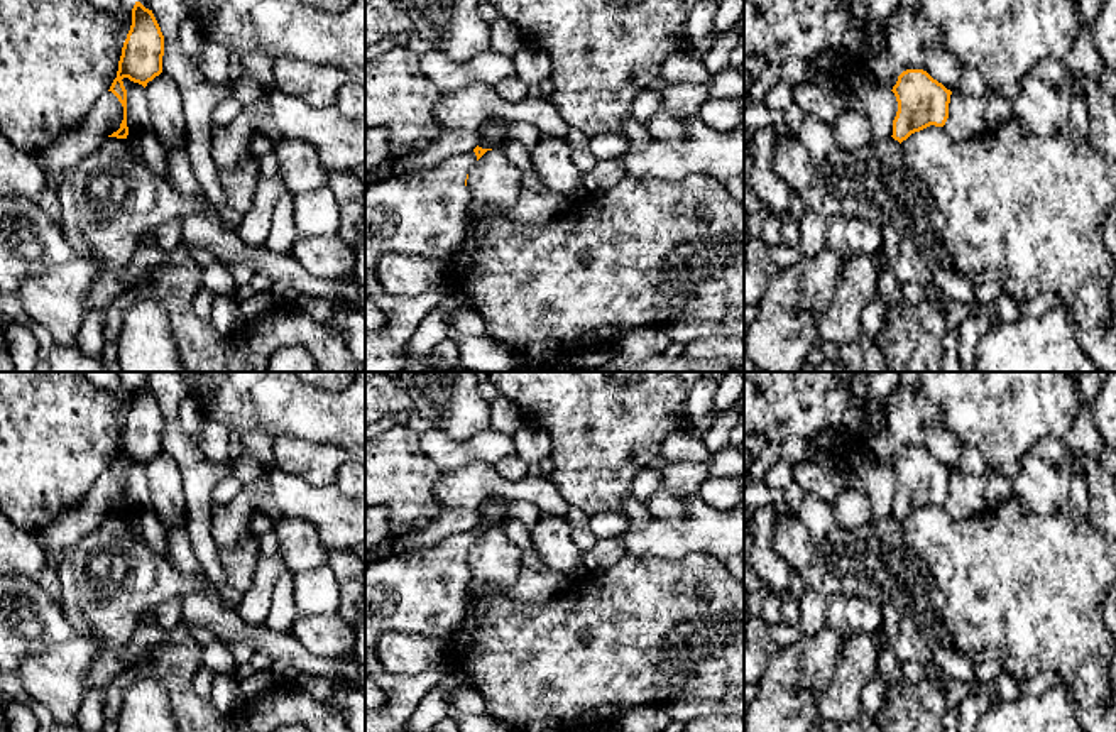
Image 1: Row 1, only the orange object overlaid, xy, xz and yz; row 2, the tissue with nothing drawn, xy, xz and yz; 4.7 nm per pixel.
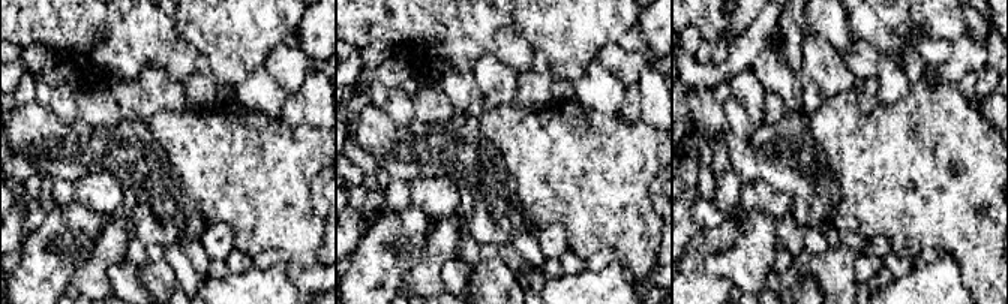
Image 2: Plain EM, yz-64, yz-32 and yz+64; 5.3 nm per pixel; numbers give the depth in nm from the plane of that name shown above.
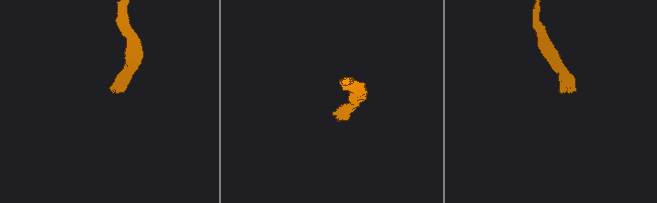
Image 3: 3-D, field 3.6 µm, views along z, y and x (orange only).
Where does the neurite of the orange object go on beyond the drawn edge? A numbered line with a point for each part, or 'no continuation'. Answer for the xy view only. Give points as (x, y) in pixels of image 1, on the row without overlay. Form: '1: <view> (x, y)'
no continuation

